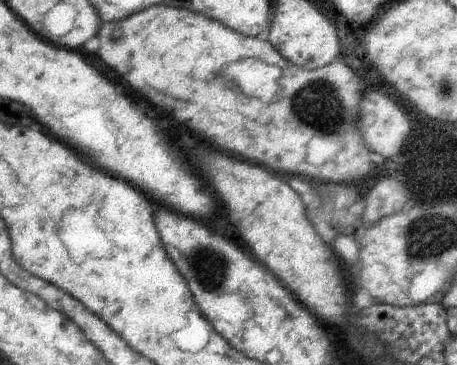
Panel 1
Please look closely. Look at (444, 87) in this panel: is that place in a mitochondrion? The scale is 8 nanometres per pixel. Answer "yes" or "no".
yes

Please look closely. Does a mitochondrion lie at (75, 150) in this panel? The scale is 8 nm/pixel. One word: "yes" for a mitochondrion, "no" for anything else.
no

